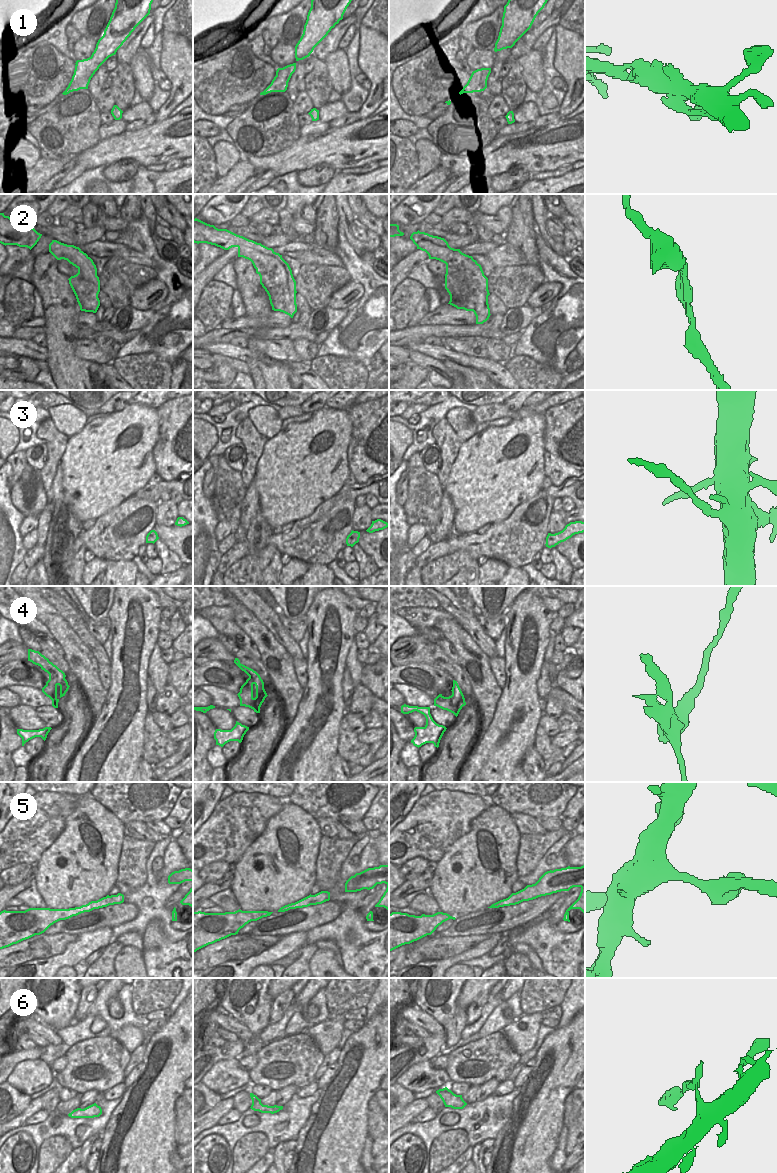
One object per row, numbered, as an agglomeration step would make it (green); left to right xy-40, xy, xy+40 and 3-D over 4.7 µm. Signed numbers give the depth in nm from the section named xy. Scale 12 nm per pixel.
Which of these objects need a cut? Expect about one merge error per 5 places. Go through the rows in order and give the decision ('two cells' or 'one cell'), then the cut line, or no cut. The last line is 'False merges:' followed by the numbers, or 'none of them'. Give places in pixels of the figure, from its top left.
1: two cells; cut xy-40 (87, 82), (83, 81), (67, 88)
2: one cell; cut none
3: one cell; cut none
4: one cell; cut none
5: two cells; cut xy (313, 895), (309, 901), (310, 904)
6: one cell; cut none
False merges: 1, 5

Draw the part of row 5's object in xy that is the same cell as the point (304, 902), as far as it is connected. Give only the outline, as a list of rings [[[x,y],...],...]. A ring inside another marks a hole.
[[[309,895],[295,903],[291,903],[291,904],[288,904],[288,905],[285,905],[283,907],[281,907],[278,912],[285,912],[285,911],[288,911],[290,909],[296,909],[296,908],[303,908],[303,907],[308,907],[312,904],[309,903],[309,901],[313,899],[313,895]]]

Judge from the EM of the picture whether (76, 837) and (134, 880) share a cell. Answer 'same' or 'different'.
different

